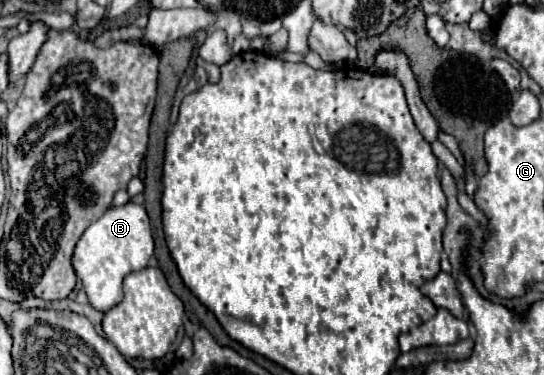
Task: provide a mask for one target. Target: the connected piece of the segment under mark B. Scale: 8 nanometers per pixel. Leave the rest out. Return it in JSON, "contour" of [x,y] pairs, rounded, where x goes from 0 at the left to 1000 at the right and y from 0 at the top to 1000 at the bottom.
{"contour":[[[233,539],[226,549],[204,549],[178,592],[171,592],[153,619],[153,629],[138,656],[134,715],[142,725],[142,741],[153,747],[164,805],[178,827],[193,832],[222,805],[226,741],[237,725],[267,715],[278,683],[281,683],[281,629],[270,565],[259,544]]]}

